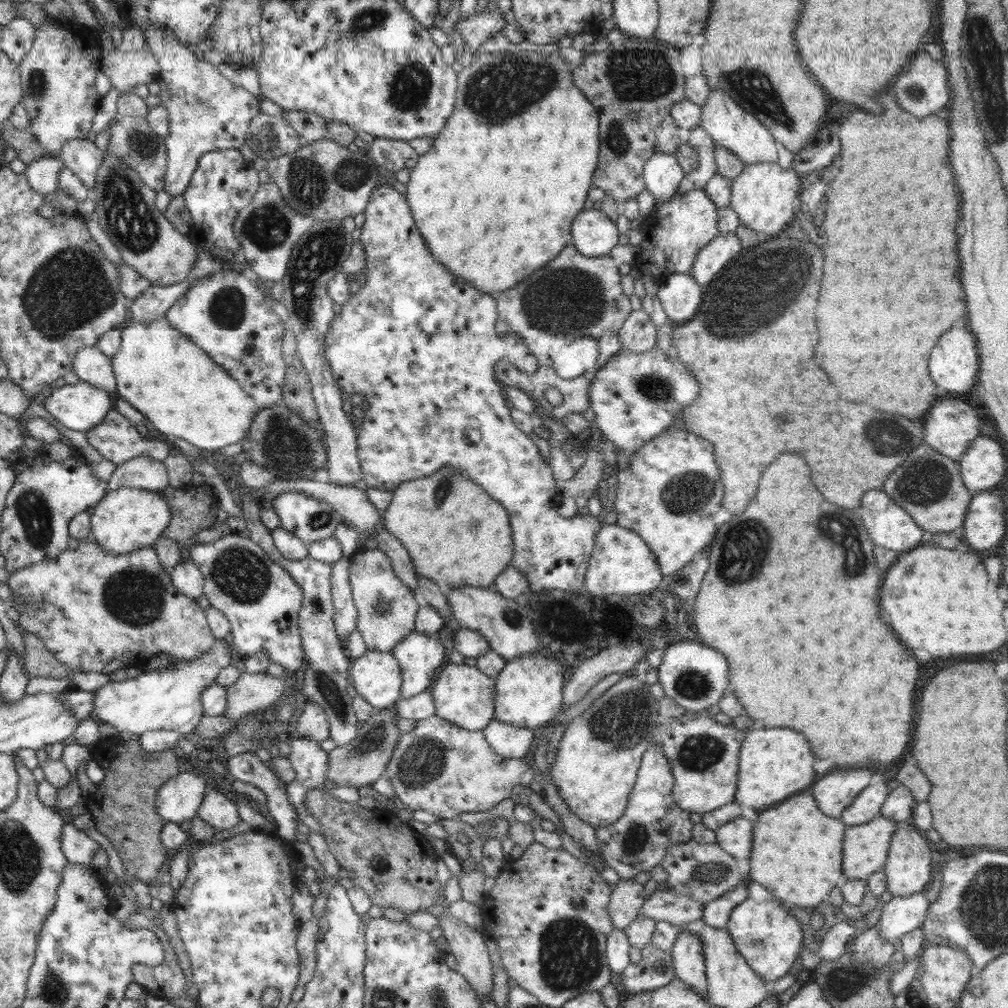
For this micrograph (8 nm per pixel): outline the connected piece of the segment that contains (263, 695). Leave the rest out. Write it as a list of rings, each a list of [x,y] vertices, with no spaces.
[[[242,673],[242,676],[226,689],[227,707],[224,716],[244,720],[256,710],[270,708],[276,700],[288,692],[292,681],[289,674],[275,678],[268,673]]]

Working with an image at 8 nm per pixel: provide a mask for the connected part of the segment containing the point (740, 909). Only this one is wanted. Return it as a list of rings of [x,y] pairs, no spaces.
[[[748,897],[732,909],[725,928],[748,966],[765,982],[786,975],[803,946],[800,923],[776,901],[756,902]]]

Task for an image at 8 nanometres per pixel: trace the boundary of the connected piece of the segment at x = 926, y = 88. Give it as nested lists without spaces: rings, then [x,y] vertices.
[[[918,54],[910,62],[908,70],[898,76],[898,80],[890,86],[890,92],[906,112],[924,118],[946,109],[951,100],[947,68],[943,63],[934,63],[928,54]]]

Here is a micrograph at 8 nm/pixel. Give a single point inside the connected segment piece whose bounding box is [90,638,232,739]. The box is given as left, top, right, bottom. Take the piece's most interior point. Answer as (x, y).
(167, 699)

